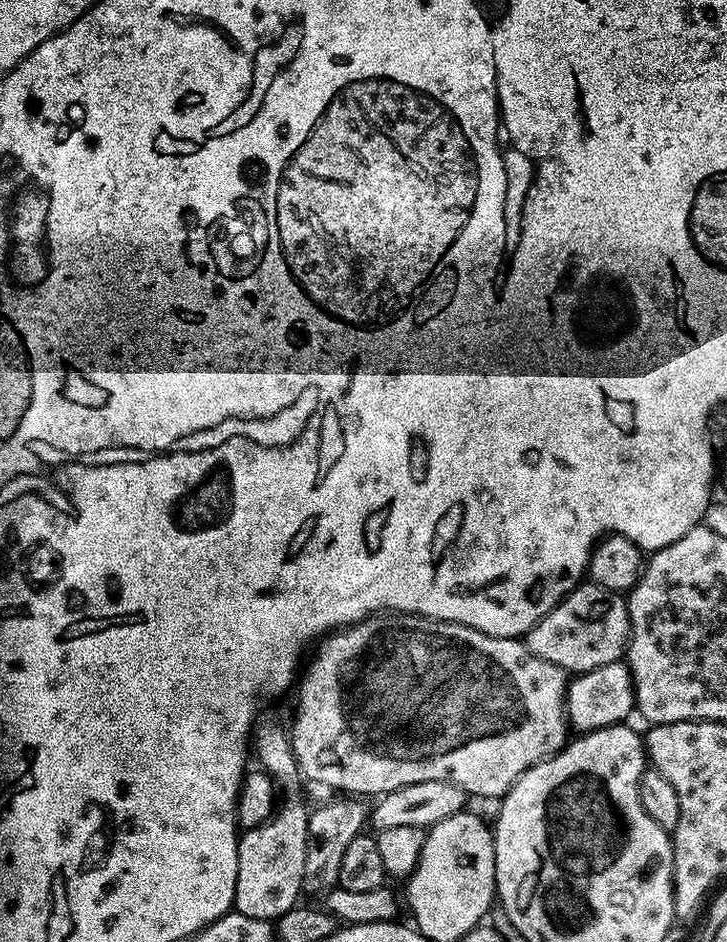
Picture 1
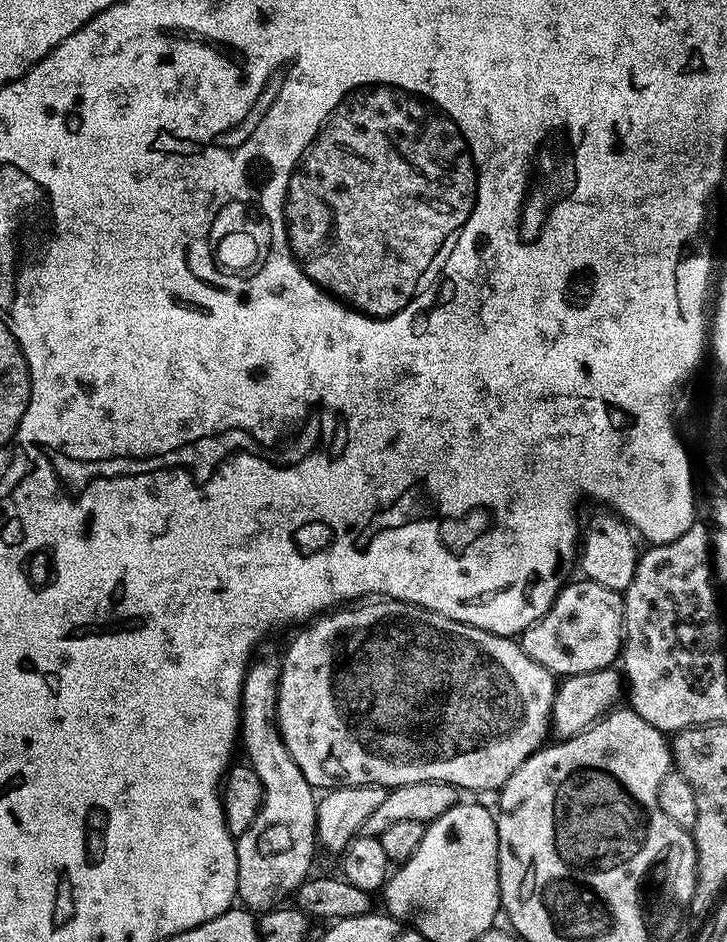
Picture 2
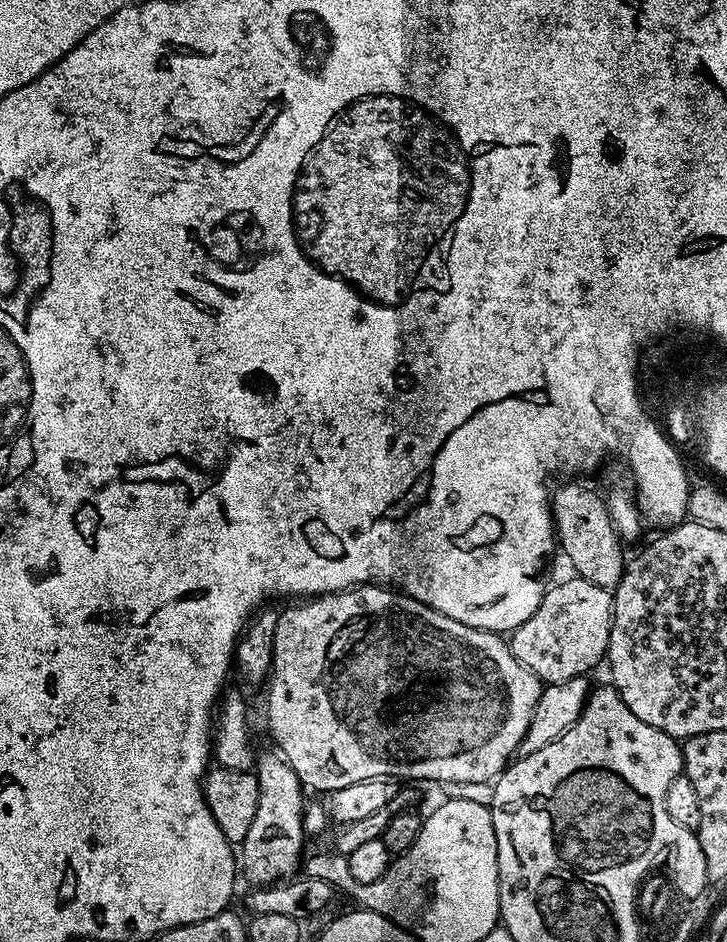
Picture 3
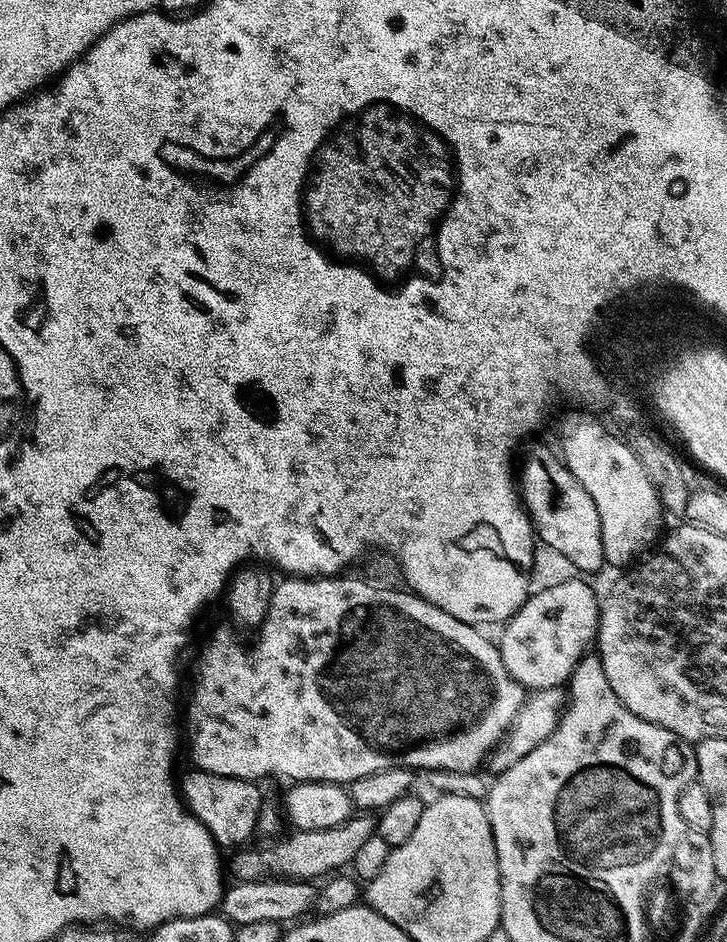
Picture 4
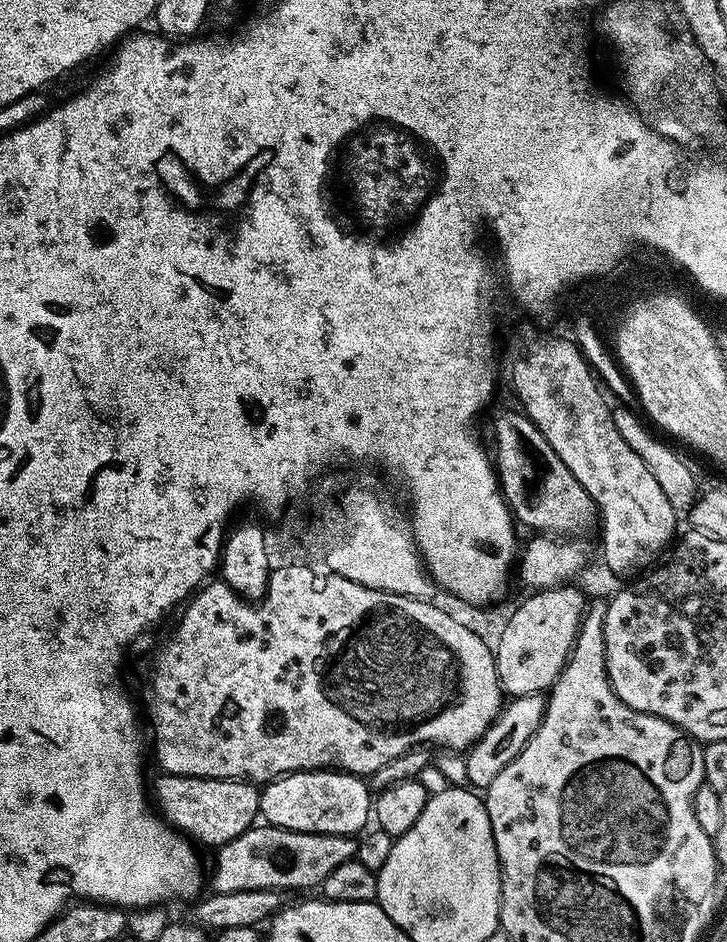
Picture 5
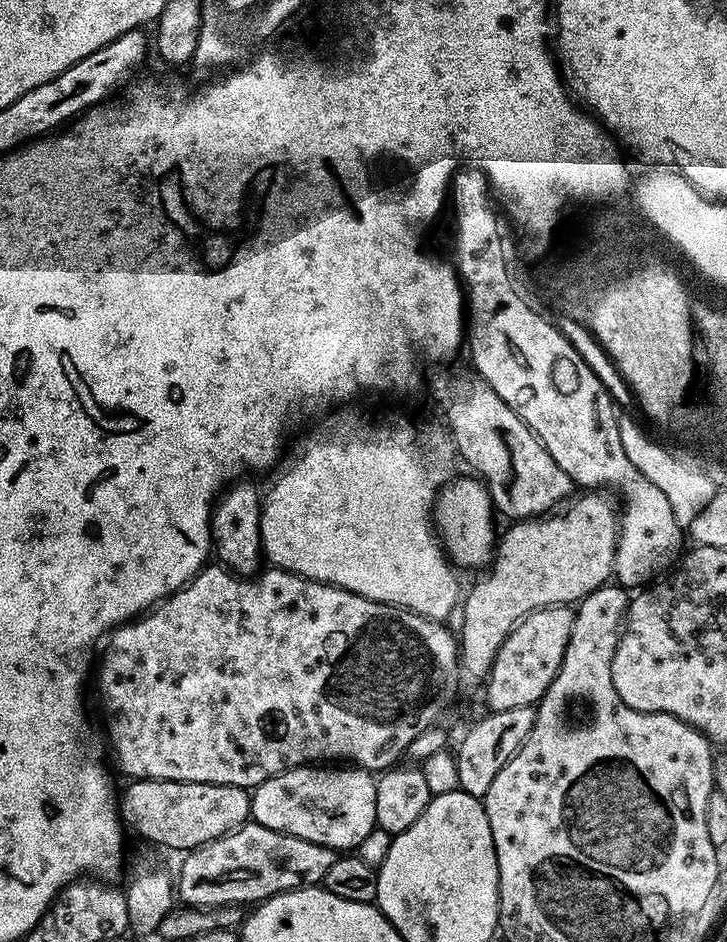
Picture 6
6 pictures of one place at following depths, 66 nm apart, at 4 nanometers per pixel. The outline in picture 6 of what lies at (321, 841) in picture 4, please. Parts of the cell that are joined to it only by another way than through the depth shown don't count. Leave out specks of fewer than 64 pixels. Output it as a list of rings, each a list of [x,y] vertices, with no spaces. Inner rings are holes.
[[[255,822],[243,824],[238,830],[234,830],[230,834],[226,834],[222,838],[218,838],[209,844],[203,844],[200,848],[193,848],[191,852],[183,857],[184,860],[180,864],[180,876],[175,881],[174,888],[185,905],[193,908],[217,908],[218,906],[226,906],[227,904],[239,904],[241,906],[255,906],[262,900],[269,900],[271,896],[277,896],[280,892],[289,892],[295,888],[310,888],[319,885],[326,878],[326,870],[330,870],[330,866],[334,866],[337,849],[320,846],[318,842],[306,842],[306,838],[294,838],[294,834],[282,834],[278,830],[270,830],[266,826]]]

